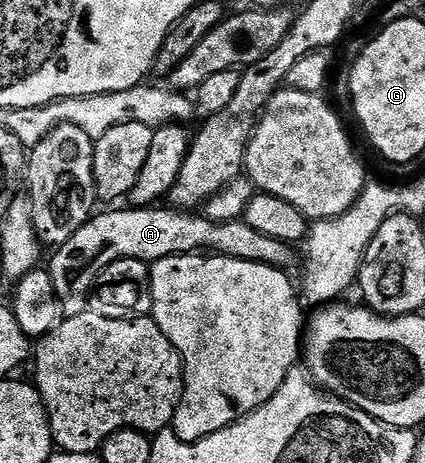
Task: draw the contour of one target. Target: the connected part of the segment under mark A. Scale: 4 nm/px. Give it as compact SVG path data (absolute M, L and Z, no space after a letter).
M126 207L112 213L96 212L91 220L79 228L63 245L54 250L49 264L49 272L63 312L67 317L75 317L88 308L92 289L99 276L110 265L121 259L137 259L154 263L166 257L195 255L200 251L210 251L215 255L236 257L246 261L256 261L266 265L276 265L279 269L290 270L295 261L295 253L288 242L269 239L261 231L253 231L240 219L238 221L213 221L206 215L196 215L191 211L180 211L174 207Z

